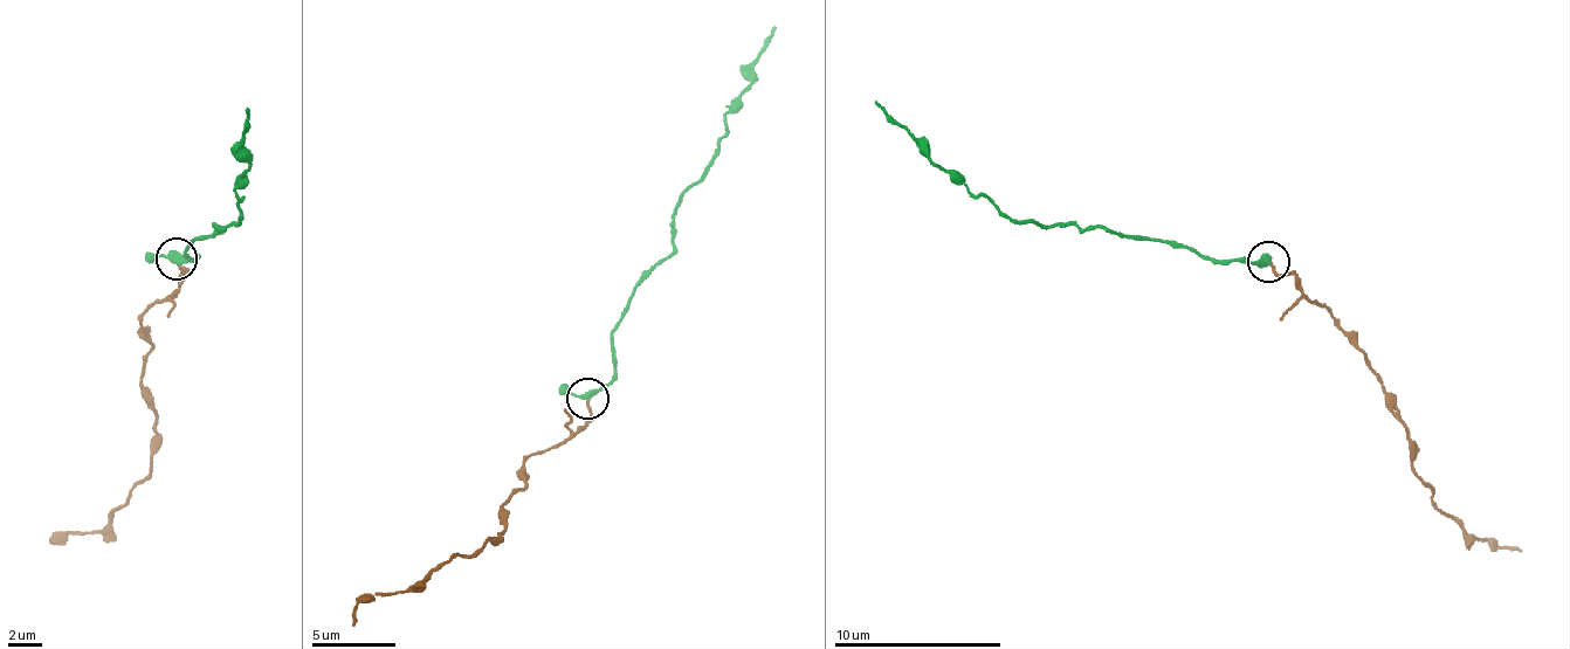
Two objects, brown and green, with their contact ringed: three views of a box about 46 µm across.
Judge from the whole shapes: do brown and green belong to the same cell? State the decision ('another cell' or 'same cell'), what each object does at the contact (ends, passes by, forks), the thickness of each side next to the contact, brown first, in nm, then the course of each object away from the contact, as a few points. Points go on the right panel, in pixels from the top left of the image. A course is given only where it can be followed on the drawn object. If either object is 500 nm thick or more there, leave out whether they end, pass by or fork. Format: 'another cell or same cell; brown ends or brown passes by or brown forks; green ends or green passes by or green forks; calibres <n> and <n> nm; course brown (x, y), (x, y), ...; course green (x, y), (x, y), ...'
same cell; brown ends; green passes by; calibres 130 and 360 nm; course brown (1269, 263), (1365, 354), (1384, 400), (1406, 429), (1412, 471), (1432, 488), (1436, 508), (1471, 537), (1520, 552); course green (1269, 263), (1203, 259), (1150, 237), (1120, 239), (1104, 226), (1021, 222), (959, 185), (876, 102)

